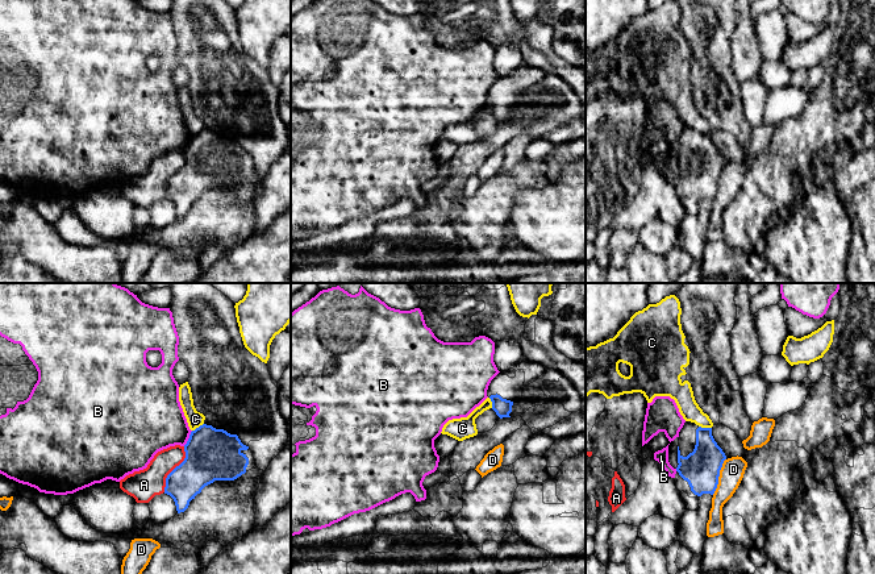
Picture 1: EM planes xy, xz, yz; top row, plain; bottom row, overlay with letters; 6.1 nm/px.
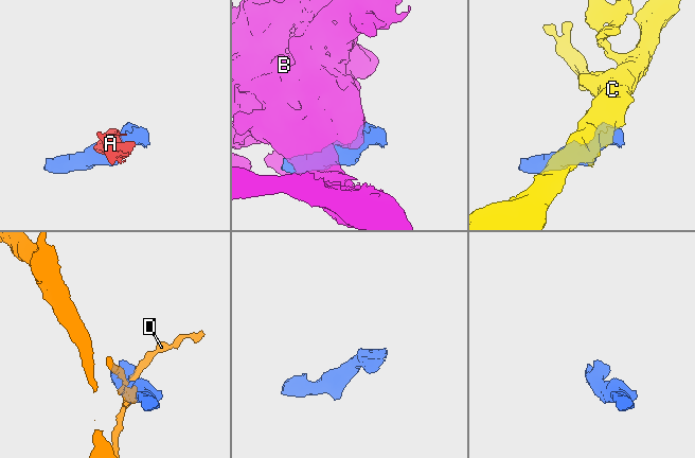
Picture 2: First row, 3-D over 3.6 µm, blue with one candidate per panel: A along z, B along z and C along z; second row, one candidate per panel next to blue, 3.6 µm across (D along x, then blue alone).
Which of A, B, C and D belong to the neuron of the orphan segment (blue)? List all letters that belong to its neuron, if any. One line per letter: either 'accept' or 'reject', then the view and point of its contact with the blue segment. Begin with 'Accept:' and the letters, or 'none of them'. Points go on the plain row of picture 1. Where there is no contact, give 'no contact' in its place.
Accept: none of them
A: reject | xy (174, 174)
B: reject | xy (188, 144)
C: reject | yz (705, 133)
D: reject | yz (719, 181)

